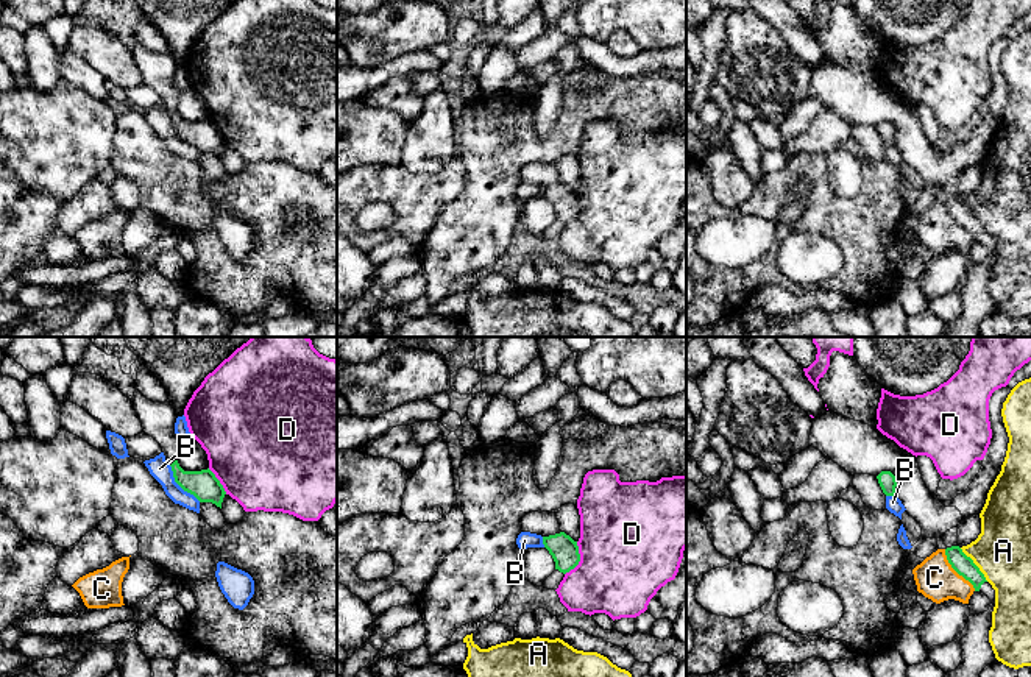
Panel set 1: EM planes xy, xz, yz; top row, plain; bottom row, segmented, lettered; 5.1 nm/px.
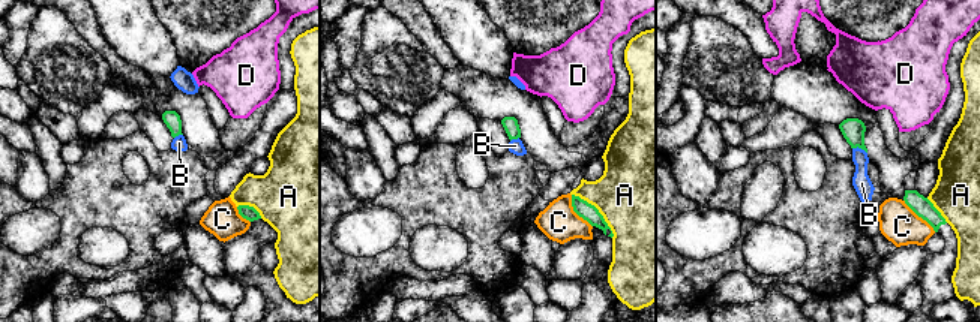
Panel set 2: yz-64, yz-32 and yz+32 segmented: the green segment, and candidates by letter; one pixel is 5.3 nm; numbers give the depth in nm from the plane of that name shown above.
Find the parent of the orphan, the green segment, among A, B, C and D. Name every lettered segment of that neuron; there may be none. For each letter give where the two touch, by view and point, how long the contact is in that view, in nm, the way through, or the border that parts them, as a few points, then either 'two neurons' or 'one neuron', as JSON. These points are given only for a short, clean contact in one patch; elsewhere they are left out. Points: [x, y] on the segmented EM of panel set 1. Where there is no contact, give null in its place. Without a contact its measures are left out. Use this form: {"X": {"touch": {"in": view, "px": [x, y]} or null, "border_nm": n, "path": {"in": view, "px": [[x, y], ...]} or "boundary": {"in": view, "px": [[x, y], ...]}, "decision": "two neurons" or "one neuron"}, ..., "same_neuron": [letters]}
{"A": {"touch": {"in": "yz", "px": [975, 565]}, "border_nm": 220, "boundary": {"in": "yz", "px": [[960, 548], [988, 581]]}, "decision": "two neurons"}, "B": {"touch": {"in": "xy", "px": [180, 485]}, "border_nm": 260, "boundary": {"in": "xy", "px": [[169, 465], [173, 479], [200, 501]]}, "decision": "two neurons"}, "C": {"touch": {"in": "yz", "px": [956, 571]}, "border_nm": 280, "boundary": {"in": "yz", "px": [[944, 549], [947, 562], [975, 590]]}, "decision": "two neurons"}, "D": {"touch": {"in": "xz", "px": [579, 559]}, "border_nm": 190, "boundary": {"in": "xz", "px": [[577, 542], [579, 562], [565, 574]]}, "decision": "two neurons"}, "same_neuron": []}

